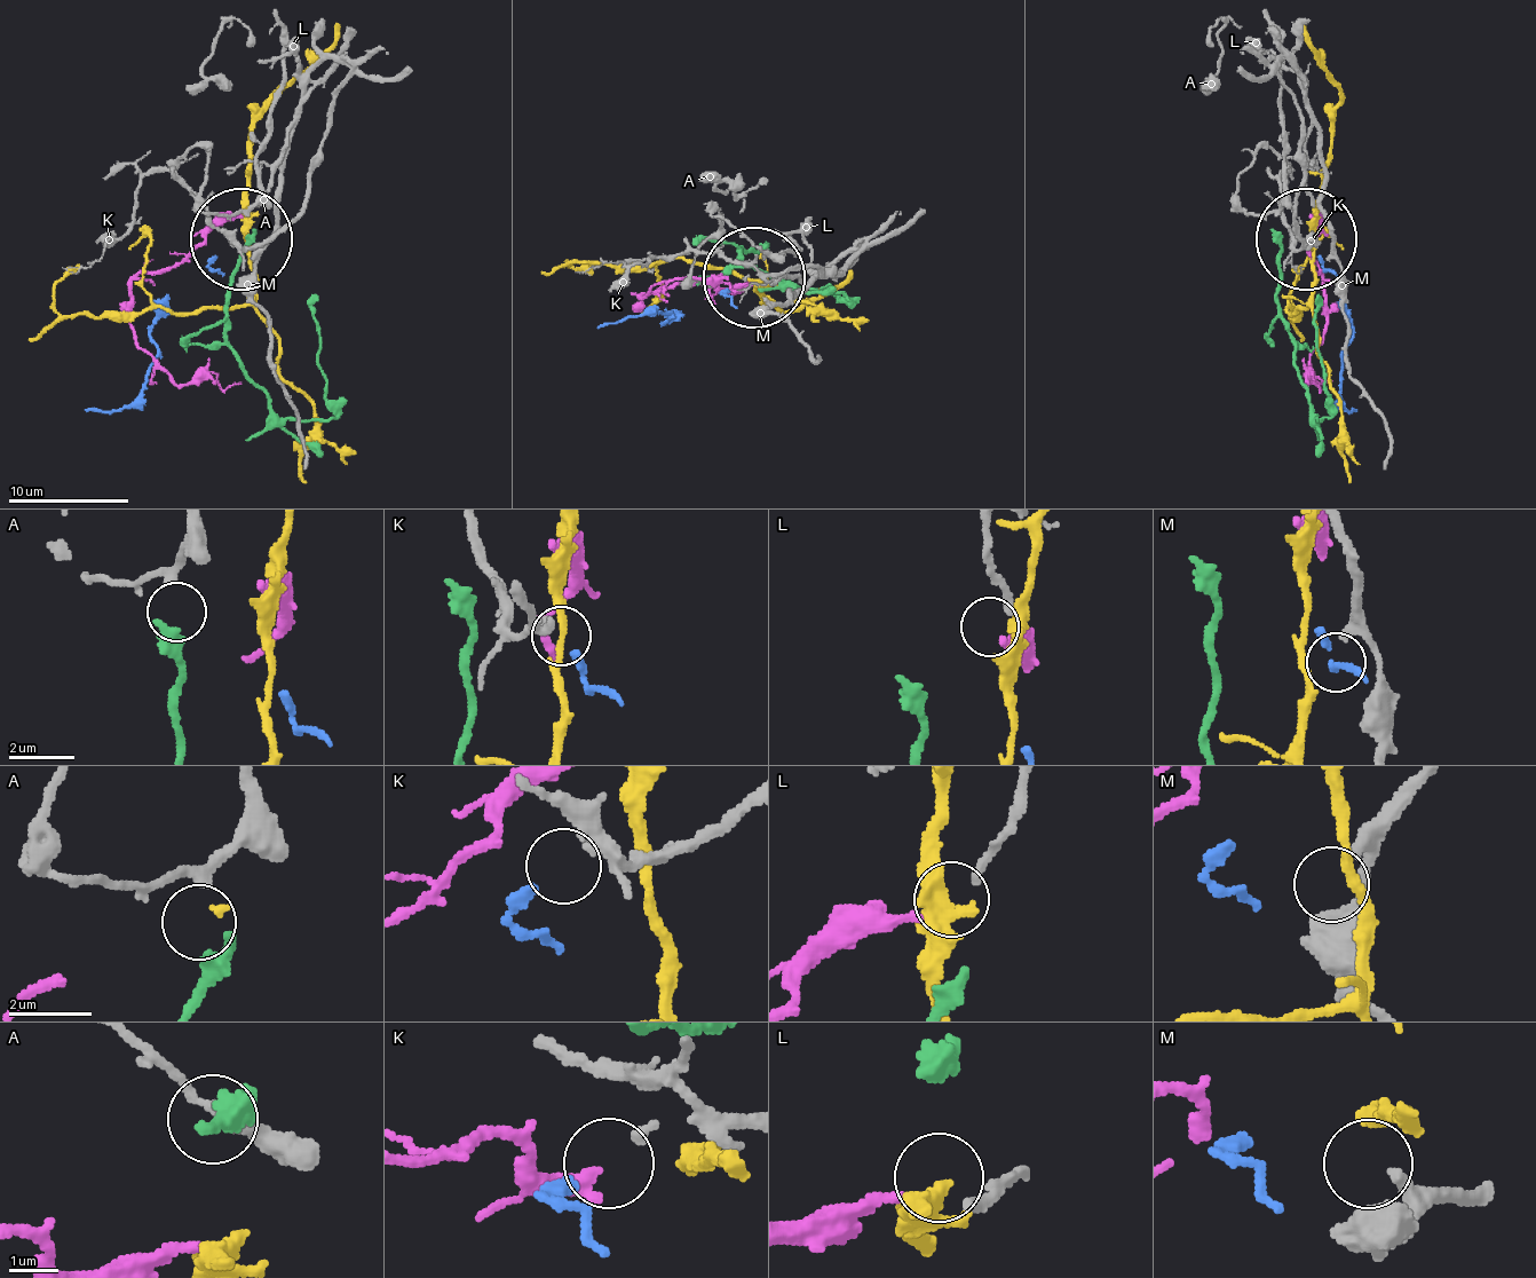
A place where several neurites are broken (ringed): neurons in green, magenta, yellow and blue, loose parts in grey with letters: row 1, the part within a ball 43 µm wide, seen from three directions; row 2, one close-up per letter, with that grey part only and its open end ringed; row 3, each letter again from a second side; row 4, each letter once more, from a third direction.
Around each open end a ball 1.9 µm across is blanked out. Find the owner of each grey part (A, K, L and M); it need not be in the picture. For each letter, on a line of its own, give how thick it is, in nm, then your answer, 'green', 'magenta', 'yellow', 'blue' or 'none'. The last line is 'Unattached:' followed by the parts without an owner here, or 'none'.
A: 220 nm | green
K: 160 nm | blue
L: 220 nm | magenta
M: 240 nm | none
Unattached: M

